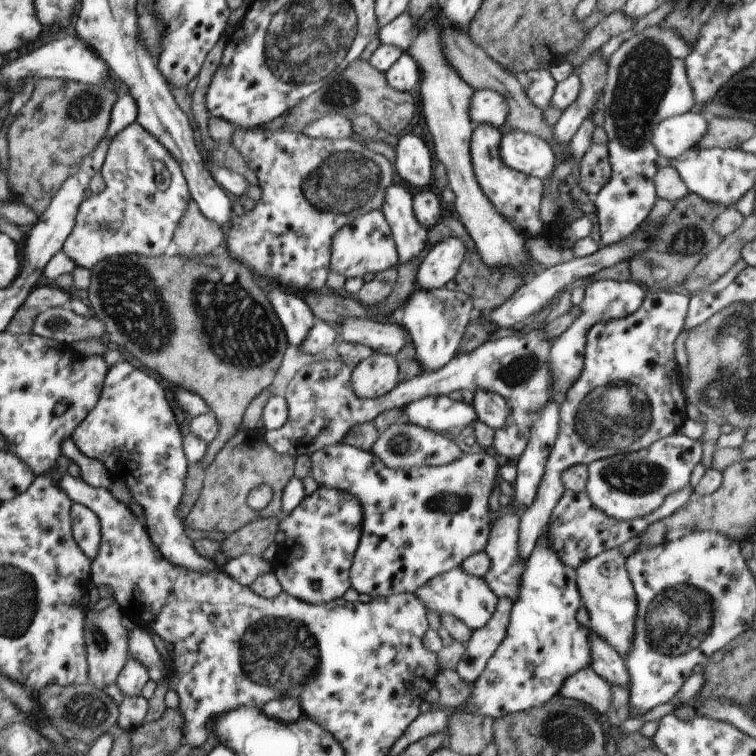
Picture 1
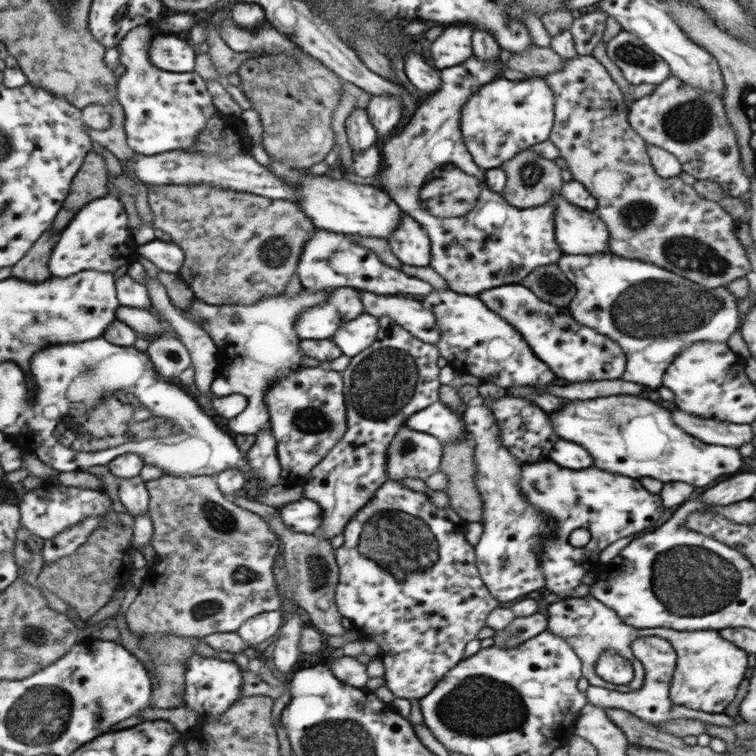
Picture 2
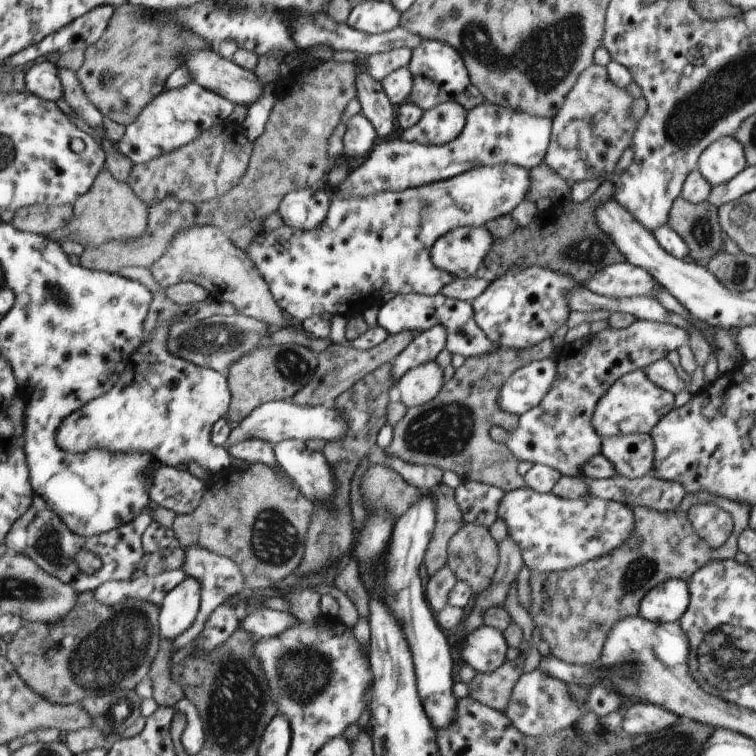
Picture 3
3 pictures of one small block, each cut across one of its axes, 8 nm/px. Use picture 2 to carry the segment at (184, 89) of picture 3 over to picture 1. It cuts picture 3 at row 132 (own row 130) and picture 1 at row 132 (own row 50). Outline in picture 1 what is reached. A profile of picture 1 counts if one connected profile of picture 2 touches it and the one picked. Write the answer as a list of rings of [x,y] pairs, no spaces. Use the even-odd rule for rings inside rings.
[[[135,121],[122,132],[118,132],[109,143],[100,174],[105,183],[104,191],[92,195],[80,204],[75,219],[77,226],[74,226],[63,246],[70,260],[76,262],[76,267],[91,270],[104,258],[132,254],[148,257],[164,255],[191,200],[186,178],[176,158]]]

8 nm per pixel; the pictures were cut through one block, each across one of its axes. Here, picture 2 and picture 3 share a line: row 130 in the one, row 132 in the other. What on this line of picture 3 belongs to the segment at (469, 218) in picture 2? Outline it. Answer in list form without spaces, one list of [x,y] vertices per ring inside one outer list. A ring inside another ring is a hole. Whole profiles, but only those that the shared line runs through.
[[[448,101],[423,111],[423,117],[412,128],[398,131],[396,136],[407,143],[415,142],[421,145],[434,146],[445,145],[462,132],[466,119],[467,110],[459,102]]]

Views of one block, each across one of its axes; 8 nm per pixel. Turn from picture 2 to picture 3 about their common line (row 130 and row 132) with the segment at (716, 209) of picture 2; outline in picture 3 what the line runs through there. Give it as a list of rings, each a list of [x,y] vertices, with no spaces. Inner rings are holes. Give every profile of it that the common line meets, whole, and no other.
[[[590,65],[580,74],[553,118],[544,163],[571,184],[612,177],[622,152],[632,144],[639,124],[631,113],[633,100],[625,88],[617,87],[610,80],[607,67]]]

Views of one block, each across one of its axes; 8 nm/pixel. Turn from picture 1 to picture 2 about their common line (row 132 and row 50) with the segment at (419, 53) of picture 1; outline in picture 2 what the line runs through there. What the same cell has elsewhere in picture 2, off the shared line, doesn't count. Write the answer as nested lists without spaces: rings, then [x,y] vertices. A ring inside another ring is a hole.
[[[468,24],[444,27],[442,35],[432,43],[432,58],[438,69],[462,64],[473,56],[472,36],[476,29]]]

